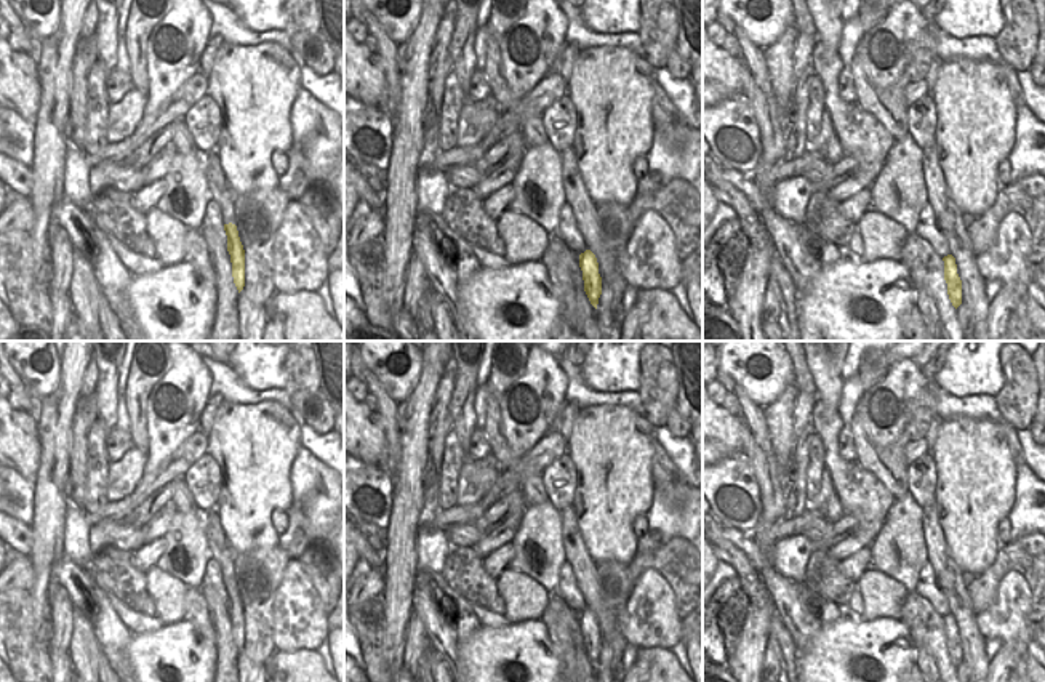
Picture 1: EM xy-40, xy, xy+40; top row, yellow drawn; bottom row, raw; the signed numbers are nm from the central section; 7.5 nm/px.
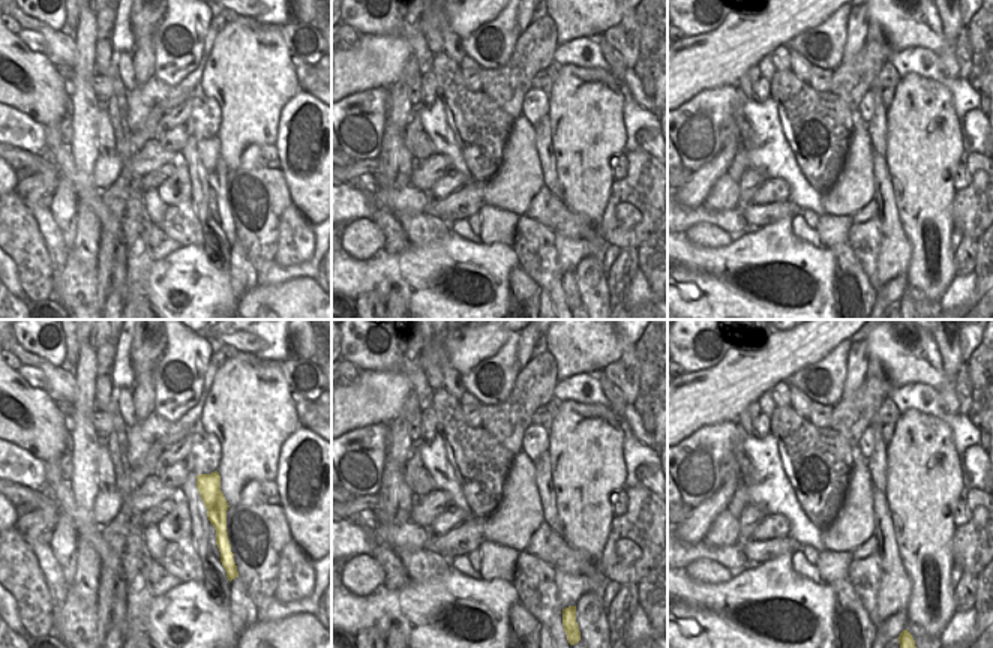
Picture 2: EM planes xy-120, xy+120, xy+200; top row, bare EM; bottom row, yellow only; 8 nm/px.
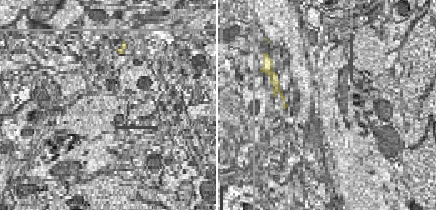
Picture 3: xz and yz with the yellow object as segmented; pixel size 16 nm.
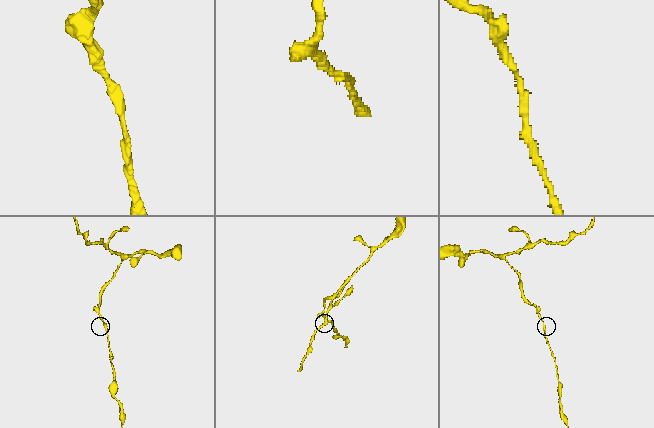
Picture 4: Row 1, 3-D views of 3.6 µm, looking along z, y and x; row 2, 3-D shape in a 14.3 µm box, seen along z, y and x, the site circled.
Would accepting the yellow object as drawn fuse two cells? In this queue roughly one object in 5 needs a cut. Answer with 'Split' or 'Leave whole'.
Leave whole.

